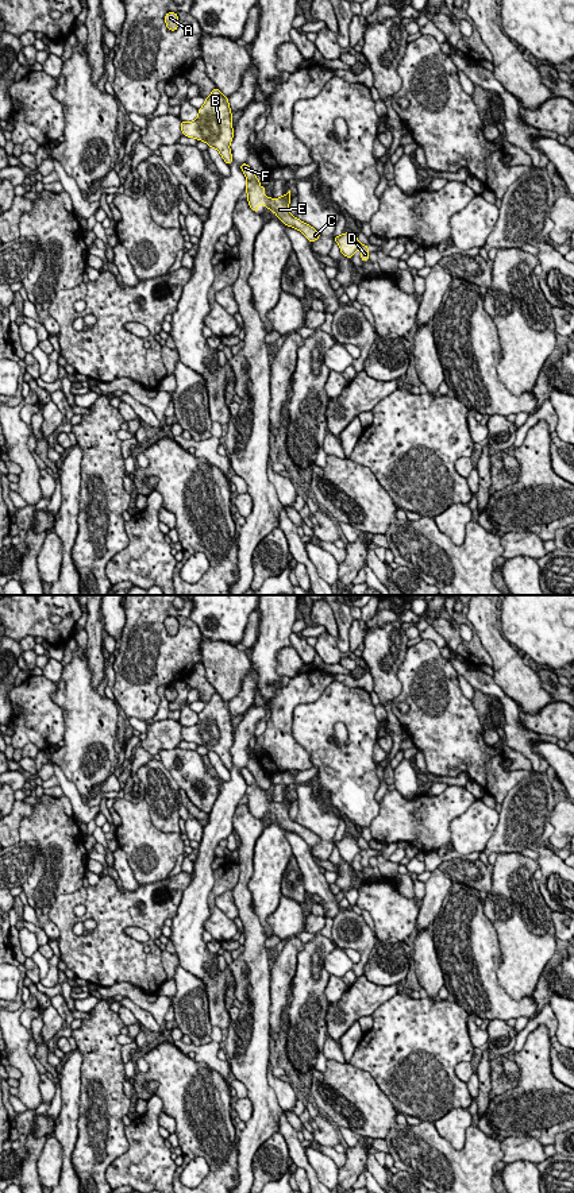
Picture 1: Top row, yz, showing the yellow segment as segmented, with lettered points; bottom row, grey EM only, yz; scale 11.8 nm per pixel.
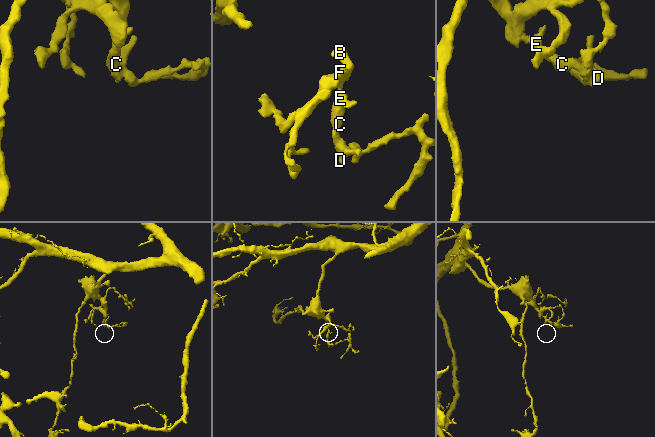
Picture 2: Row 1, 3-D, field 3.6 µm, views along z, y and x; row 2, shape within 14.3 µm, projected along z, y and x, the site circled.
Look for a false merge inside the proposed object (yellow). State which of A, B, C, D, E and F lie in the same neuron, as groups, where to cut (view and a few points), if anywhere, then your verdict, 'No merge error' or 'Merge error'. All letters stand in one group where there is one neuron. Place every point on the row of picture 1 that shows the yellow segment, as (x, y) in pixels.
Groups: A B C D E F. No split. No merge error

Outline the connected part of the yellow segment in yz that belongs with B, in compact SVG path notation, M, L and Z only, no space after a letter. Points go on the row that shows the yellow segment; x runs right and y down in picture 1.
M215 88L199 109L197 119L193 121L181 121L181 131L186 138L194 138L216 148L224 162L231 165L232 154L230 144L234 138L234 128L228 100L230 97L224 97Z

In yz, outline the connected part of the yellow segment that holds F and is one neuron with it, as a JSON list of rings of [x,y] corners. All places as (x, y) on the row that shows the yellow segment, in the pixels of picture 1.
[[[242,163],[240,170],[246,175],[246,192],[247,192],[247,201],[250,204],[250,208],[258,213],[258,205],[262,204],[271,212],[277,215],[277,217],[288,227],[298,229],[301,233],[305,235],[305,238],[309,240],[309,243],[317,240],[320,238],[320,233],[307,223],[298,220],[297,217],[292,216],[289,213],[289,202],[290,202],[290,190],[284,194],[280,198],[269,198],[265,192],[266,186],[263,186],[254,170],[247,165]]]

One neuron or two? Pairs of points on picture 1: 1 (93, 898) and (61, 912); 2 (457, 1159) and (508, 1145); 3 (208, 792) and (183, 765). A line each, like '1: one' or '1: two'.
1: one
2: two
3: one

